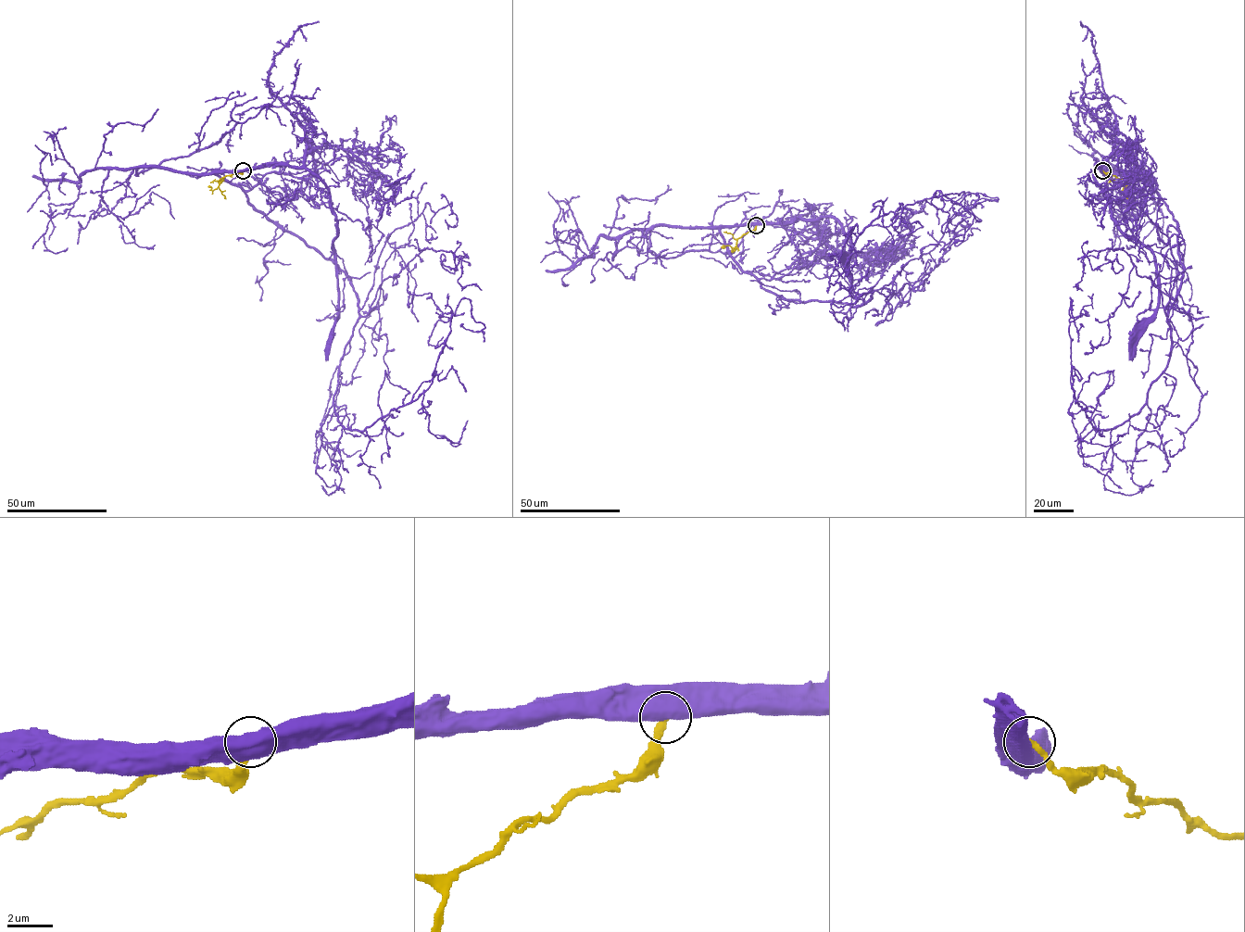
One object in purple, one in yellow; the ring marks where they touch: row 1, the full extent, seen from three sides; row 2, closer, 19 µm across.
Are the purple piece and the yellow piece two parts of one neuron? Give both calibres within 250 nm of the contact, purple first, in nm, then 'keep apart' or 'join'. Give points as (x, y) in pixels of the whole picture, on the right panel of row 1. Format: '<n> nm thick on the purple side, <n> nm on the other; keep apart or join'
750 nm thick on the purple side, 320 nm on the other; keep apart

